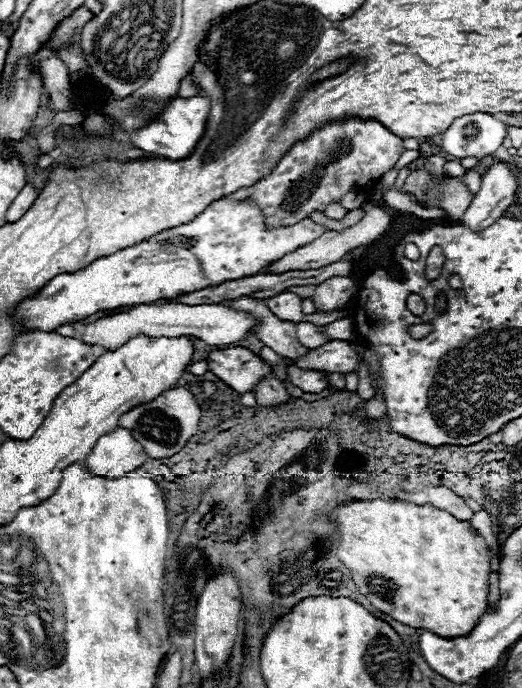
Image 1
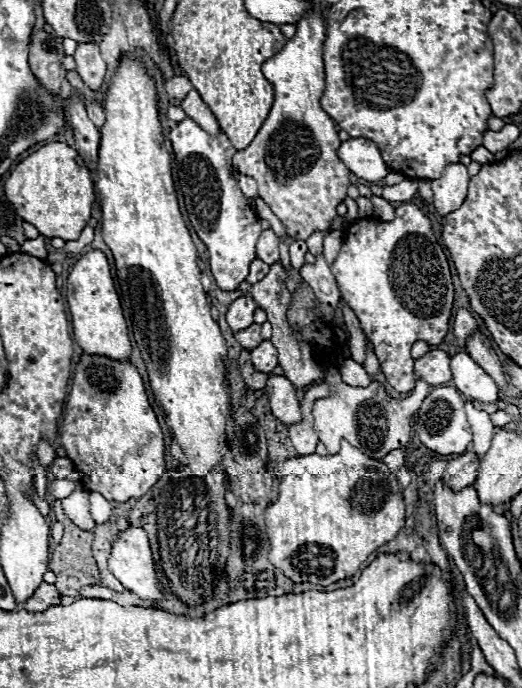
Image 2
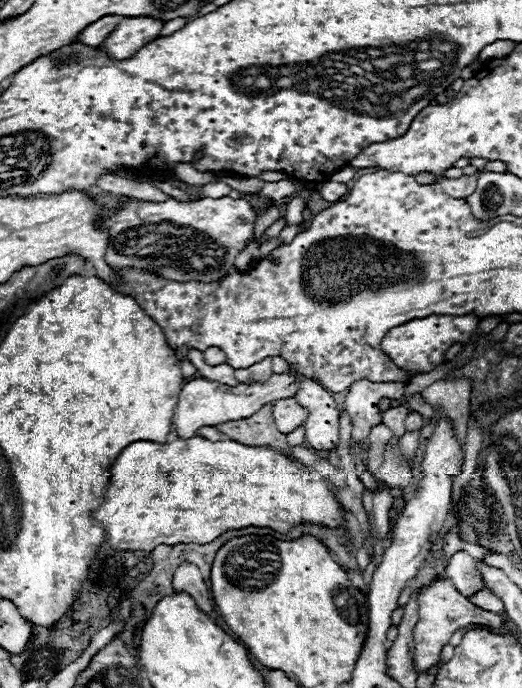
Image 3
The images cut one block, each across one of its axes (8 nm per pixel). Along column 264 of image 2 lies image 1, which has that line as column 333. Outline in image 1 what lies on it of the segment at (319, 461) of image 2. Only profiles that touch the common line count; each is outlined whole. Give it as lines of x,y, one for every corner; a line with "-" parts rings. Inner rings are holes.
372,498
372,500
354,500
350,504
342,504
338,506
332,514
328,514
330,520
336,520
338,524
338,532
340,532
340,546
336,550
336,556
340,562
344,562
344,566
350,570
350,578
352,582
356,584
356,588
360,590
360,594
364,594
368,598
368,602
380,610
380,612
386,612
388,616
392,616
394,620
402,622
402,624
408,624
410,628
424,628
424,630
430,630
438,636
444,636
444,638
456,638
456,636
466,636
474,626
476,622
480,620
480,616
484,614
486,610
486,596
488,596
488,584
486,584
486,576
488,576
488,570
490,570
490,562
488,562
488,546
484,542
484,538
472,528
470,522
466,520
458,520
454,518
452,514
444,512
444,510
438,510
438,508
432,508
430,504
412,504
412,502
406,502
406,500
380,500
380,498

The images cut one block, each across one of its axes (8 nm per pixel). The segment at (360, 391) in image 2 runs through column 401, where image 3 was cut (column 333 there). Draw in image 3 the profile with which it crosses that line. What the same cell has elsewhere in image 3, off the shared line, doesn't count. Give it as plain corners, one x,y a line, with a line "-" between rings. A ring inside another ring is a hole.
298,378
298,390
294,400
308,410
308,418
304,420
306,444
316,450
332,450
338,448
338,406
332,394
314,380

